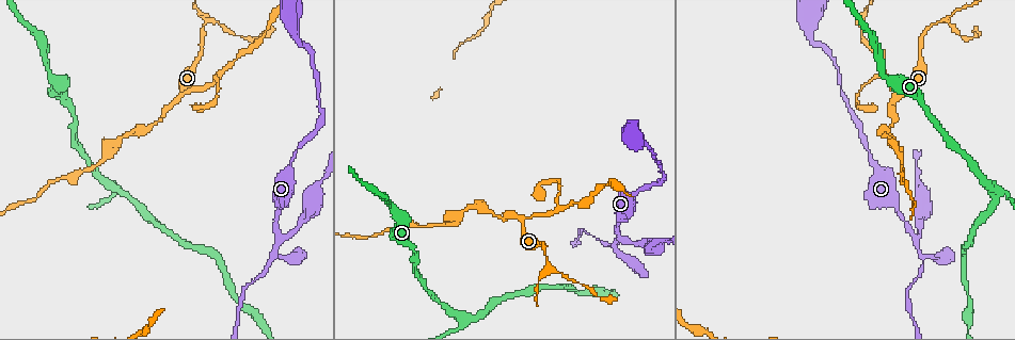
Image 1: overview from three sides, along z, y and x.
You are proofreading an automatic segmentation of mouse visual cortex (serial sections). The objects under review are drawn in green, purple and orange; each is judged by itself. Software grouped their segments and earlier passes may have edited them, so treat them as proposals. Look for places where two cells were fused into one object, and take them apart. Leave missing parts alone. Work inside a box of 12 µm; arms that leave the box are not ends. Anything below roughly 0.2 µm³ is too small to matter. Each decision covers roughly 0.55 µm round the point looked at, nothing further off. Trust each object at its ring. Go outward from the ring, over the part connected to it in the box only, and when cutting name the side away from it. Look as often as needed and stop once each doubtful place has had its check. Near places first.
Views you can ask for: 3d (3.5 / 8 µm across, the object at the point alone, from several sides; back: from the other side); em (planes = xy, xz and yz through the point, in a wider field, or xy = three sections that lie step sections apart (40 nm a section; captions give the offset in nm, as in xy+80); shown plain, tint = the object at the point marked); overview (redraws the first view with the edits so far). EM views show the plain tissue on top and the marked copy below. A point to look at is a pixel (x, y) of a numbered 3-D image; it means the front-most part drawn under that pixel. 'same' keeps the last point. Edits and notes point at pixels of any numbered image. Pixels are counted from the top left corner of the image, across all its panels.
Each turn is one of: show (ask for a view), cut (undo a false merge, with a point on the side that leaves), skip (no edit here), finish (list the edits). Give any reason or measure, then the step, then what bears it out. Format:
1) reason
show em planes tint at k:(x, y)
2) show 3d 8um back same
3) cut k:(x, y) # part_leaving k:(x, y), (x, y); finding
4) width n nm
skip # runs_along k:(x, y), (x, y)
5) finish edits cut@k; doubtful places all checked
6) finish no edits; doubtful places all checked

side arm on a straight run
show 3d 3.5um at 1:(279, 234)

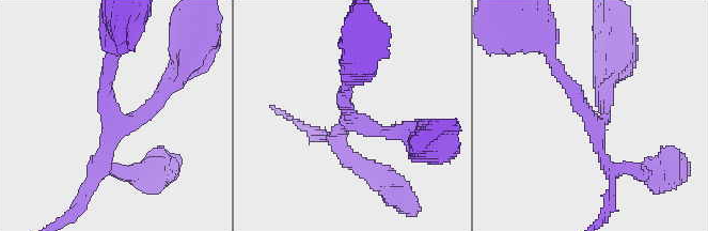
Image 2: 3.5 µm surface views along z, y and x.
arms 3; arm_widths 200, 200, 200 nm; shape alone is not enough
show em xy step 5 tint at 2:(350, 113)

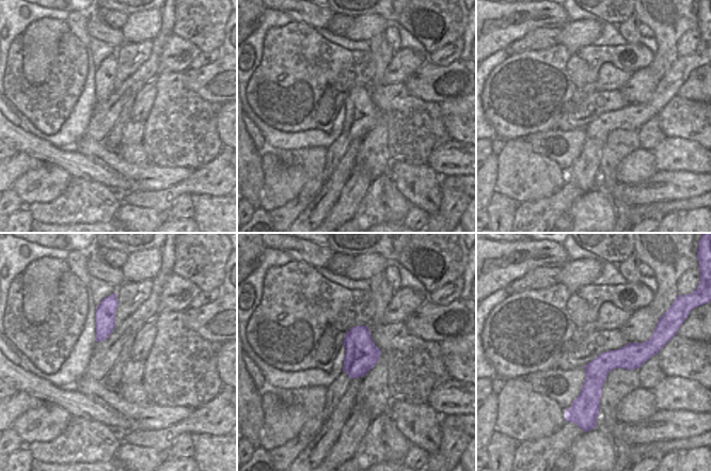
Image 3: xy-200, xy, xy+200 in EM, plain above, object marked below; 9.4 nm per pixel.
skip # runs_along 2:(355, 76), (345, 108), (383, 133), (404, 131); all the same cell

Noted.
sharp bend
show 3d 3.5um at 1:(273, 257)

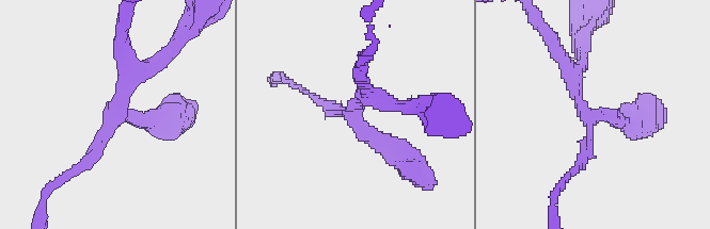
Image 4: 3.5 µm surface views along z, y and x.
show em xy step 2 tint at 4:(591, 116)

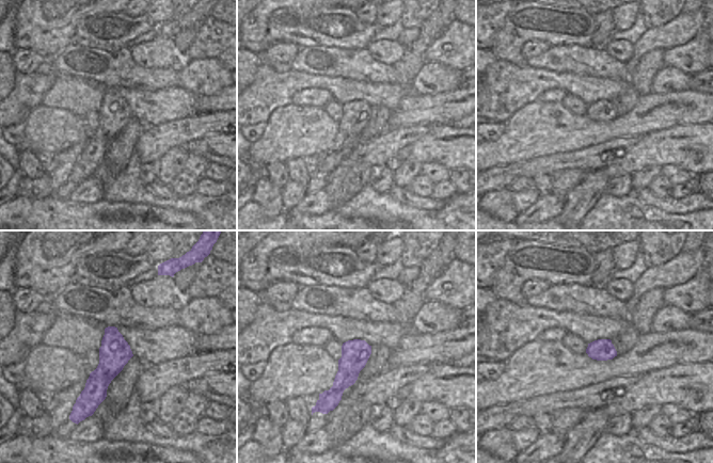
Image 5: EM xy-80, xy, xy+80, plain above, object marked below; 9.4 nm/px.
skip # runs_along 4:(562, 55), (589, 118), (635, 121); all the same cell

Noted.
arms part here
show 3d 3.5um at 1:(521, 219)

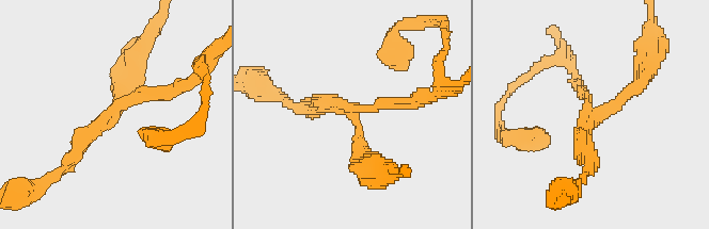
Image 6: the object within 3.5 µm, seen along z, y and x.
show em xy step 3 tint at 6:(595, 114)

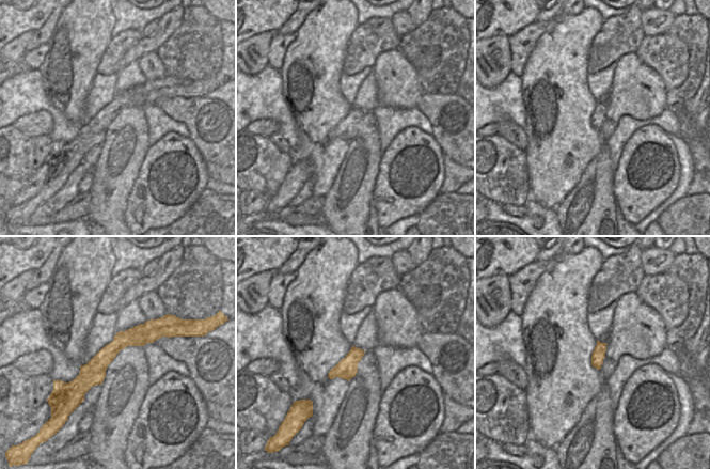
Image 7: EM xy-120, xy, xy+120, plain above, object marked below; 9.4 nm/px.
arm_widths 150, 250, 250 nm
cut 6:(394, 104) # part_leaving 6:(360, 109), (412, 105), (452, 90); two cells meet here

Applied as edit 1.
finish edits cut@6; doubtful places all checked

